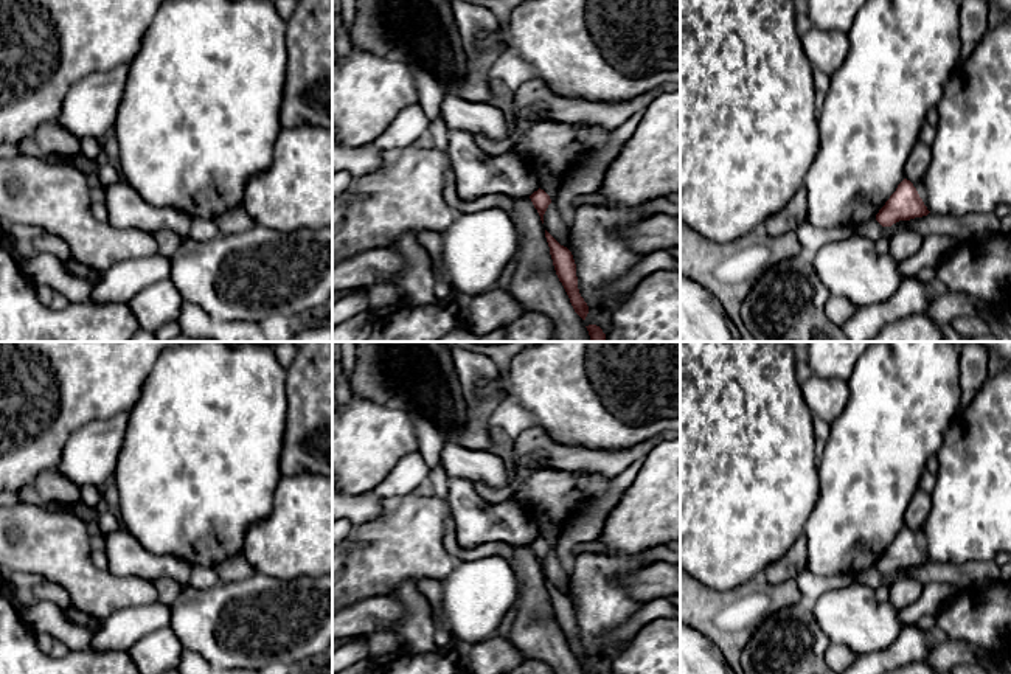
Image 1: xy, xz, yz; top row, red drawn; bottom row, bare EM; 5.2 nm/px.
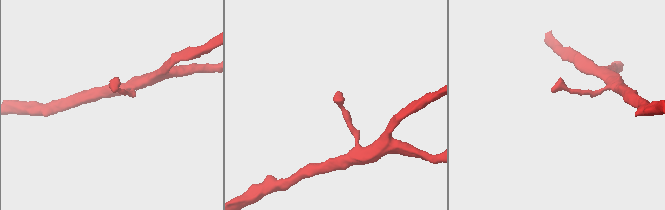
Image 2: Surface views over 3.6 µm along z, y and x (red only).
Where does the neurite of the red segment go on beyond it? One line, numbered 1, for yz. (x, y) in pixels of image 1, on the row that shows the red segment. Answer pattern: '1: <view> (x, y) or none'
1: none

